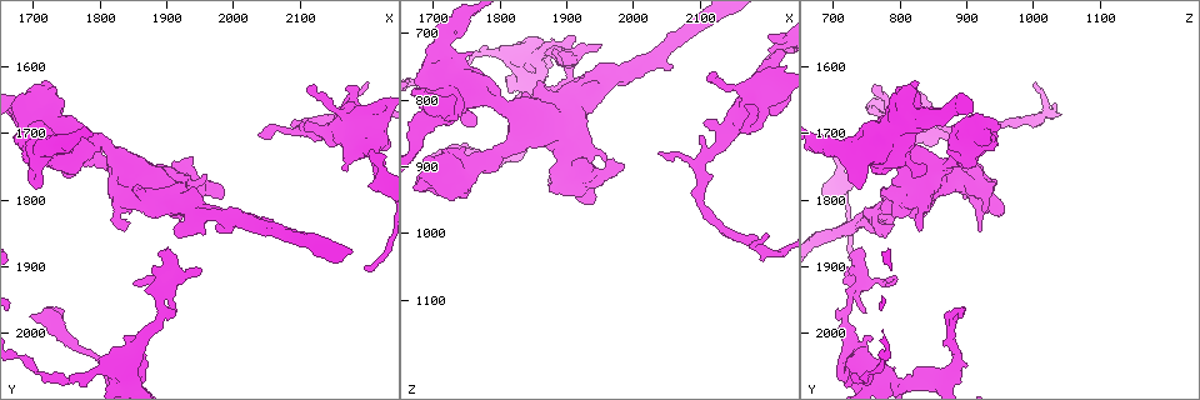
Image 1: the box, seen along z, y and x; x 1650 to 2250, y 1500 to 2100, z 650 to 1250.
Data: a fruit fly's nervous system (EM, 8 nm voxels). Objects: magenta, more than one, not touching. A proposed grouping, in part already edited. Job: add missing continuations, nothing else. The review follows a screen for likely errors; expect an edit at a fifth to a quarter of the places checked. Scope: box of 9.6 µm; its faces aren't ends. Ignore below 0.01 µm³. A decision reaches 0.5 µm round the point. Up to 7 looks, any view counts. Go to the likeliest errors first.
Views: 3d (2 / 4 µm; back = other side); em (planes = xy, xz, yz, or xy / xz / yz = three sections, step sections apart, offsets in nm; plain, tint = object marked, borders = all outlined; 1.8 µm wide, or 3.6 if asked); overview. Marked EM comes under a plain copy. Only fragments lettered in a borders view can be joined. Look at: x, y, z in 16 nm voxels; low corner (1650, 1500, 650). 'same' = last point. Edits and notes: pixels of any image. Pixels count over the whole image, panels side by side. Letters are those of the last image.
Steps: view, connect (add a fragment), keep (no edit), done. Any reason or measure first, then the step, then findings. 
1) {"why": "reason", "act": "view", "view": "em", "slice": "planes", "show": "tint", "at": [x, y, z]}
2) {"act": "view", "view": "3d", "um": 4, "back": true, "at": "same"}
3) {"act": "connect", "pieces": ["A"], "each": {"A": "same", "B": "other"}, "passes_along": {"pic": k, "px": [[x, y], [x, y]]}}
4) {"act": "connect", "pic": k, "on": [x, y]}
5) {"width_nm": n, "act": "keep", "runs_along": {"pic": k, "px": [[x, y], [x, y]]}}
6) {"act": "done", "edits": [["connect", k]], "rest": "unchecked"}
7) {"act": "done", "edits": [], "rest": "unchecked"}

{"act": "view", "view": "em", "um": 3.6, "slice": "planes", "show": "borders", "at": [1730, 1750, 755]}

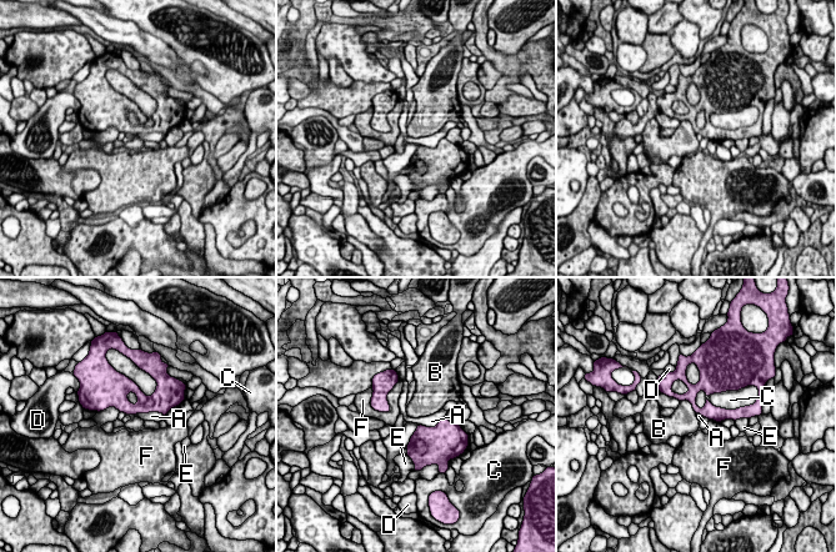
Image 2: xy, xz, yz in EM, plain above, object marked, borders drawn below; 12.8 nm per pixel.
{"act": "keep", "each": {"A": "other", "B": "other", "C": "other", "D": "other", "E": "other", "F": "other"}, "runs_along": {"pic": 2, "px": [[691, 389], [700, 411], [732, 416]]}, "found": "no lettered fragment goes on from it"}

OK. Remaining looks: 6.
{"act": "view", "view": "em", "slice": "planes", "show": "borders", "at": [2115, 1625, 760]}

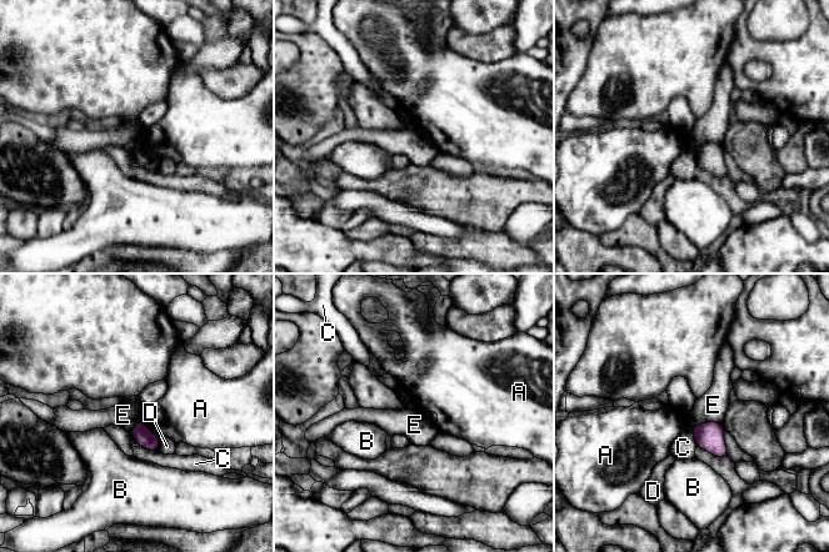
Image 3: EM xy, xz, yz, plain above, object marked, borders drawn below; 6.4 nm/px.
{"longest_contact_nm": ["C", 220], "act": "keep", "each": {"A": "other", "B": "other", "C": "other", "D": "other", "E": "other"}, "border": {"pic": 3, "px": [[720, 423], [703, 422], [693, 427]]}, "found": "none of them fits"}

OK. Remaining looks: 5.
{"why": "tapers out", "act": "view", "view": "3d", "um": 4, "back": true, "at": [1855, 1930, 790]}

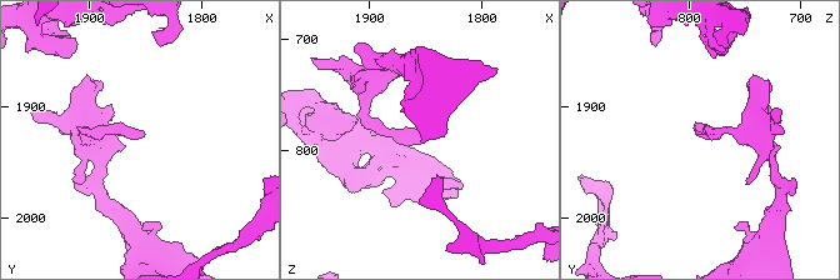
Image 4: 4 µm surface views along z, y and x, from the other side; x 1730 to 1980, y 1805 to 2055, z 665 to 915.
{"act": "view", "view": "em", "um": 3.6, "slice": "xz", "step": 16, "show": "borders", "at": [1850, 1928, 786]}

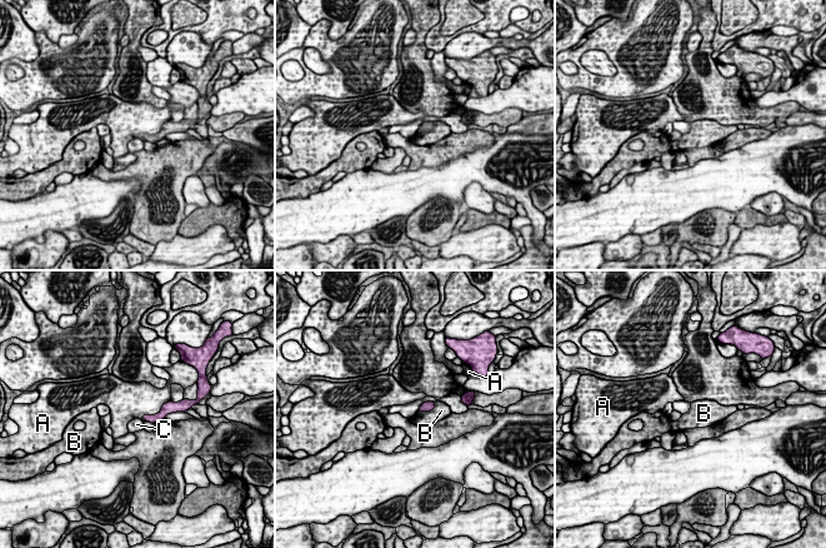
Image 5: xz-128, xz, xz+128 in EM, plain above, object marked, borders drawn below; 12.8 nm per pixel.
{"act": "keep", "each": {"A": "other", "B": "other", "C": "other"}, "border": {"pic": 5, "px": [[435, 402], [431, 409], [417, 412]]}, "found": "none of them fits"}

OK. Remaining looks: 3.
{"act": "done", "edits": [], "rest": "unchecked"}

